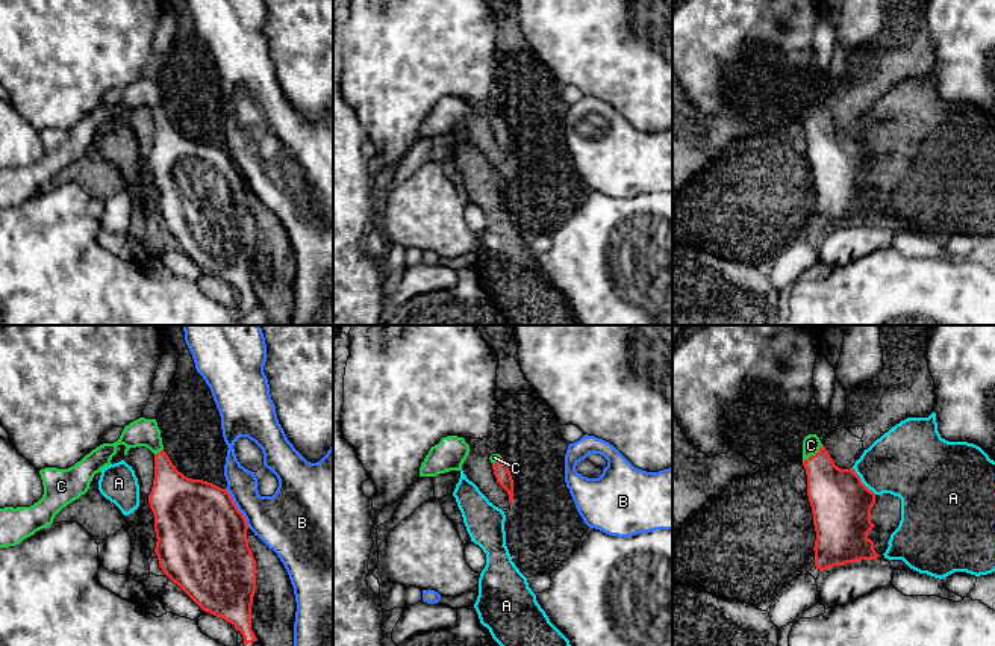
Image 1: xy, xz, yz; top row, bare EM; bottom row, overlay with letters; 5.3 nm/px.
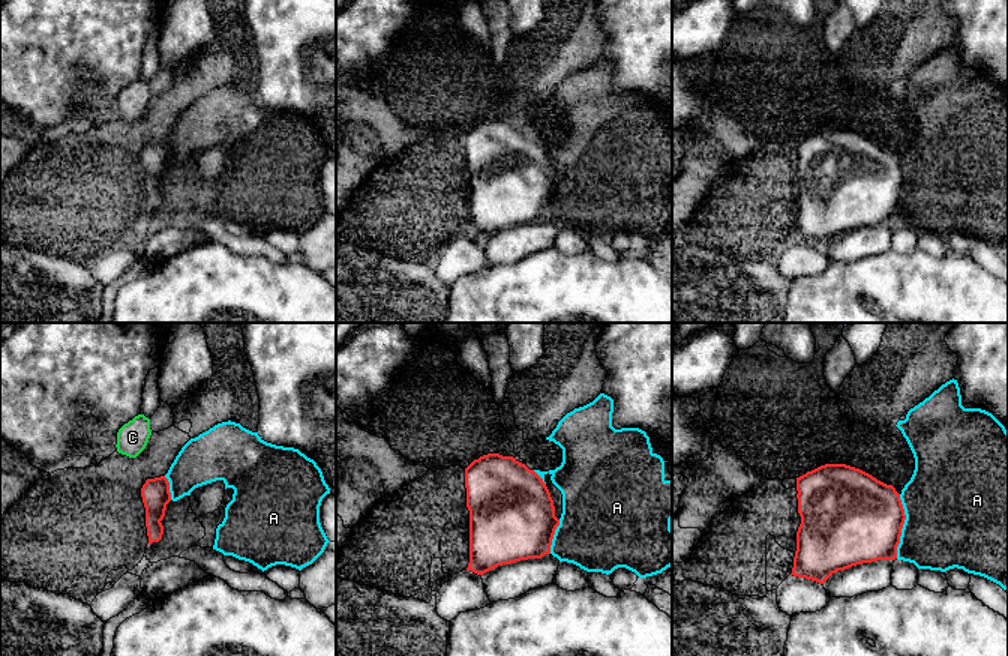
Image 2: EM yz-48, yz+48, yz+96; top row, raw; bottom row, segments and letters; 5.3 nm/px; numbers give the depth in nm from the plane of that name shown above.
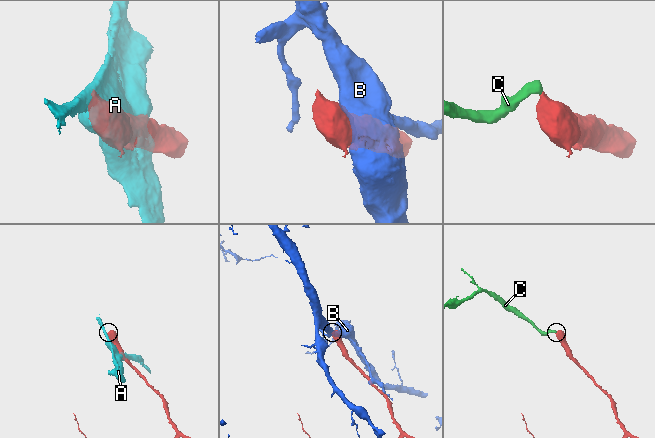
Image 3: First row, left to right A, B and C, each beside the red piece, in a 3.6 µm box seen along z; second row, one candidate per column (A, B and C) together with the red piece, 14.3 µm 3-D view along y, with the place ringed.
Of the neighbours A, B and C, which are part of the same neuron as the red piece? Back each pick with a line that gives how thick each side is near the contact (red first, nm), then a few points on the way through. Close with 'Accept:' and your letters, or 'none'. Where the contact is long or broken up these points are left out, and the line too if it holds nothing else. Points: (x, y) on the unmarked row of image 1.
C: 300/100 nm | across yz (836, 156), (826, 144), (812, 117), (810, 106)
Accept: C

